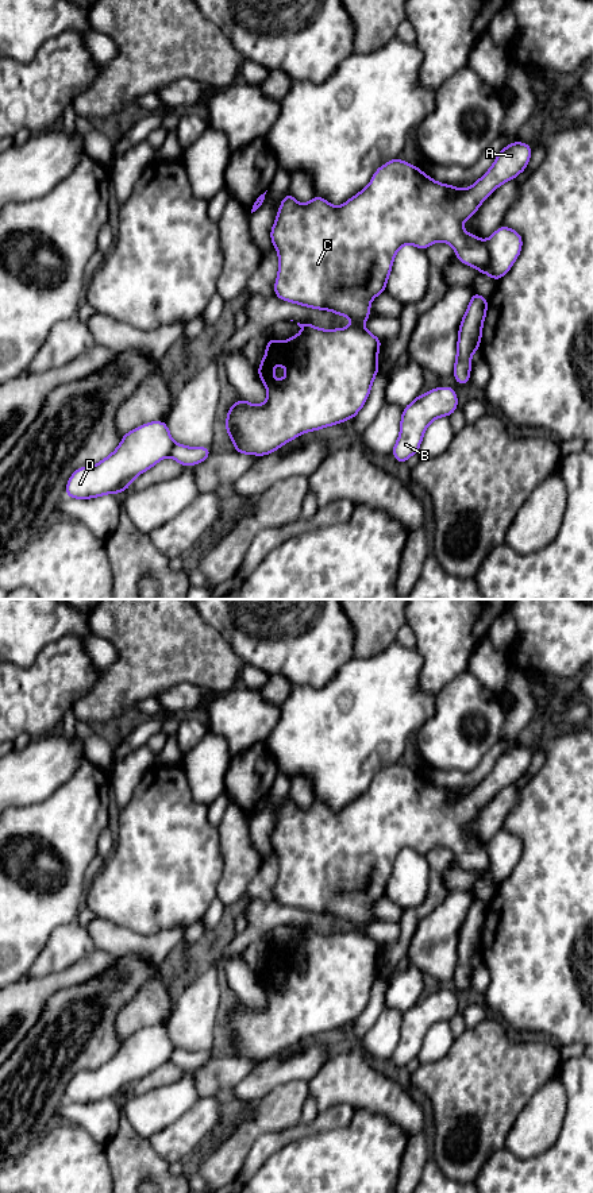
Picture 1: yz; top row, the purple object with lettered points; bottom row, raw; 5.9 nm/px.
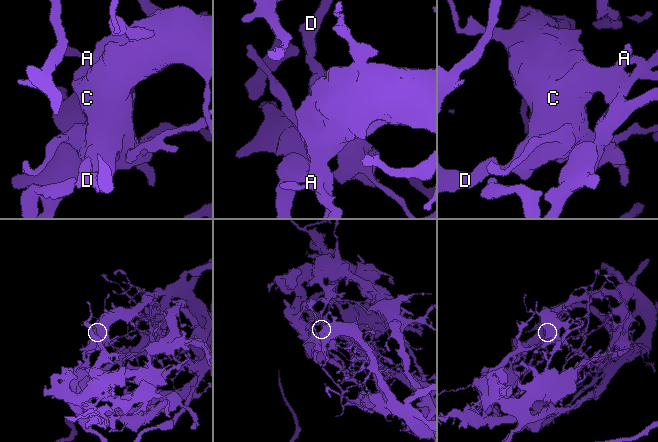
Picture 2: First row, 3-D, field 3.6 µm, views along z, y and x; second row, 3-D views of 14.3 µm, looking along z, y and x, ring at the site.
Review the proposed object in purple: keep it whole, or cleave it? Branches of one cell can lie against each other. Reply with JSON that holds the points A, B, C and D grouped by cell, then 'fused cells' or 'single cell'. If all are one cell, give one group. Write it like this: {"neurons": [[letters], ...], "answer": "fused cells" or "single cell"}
{"neurons": [["A", "C"], ["B", "D"]], "answer": "fused cells"}

